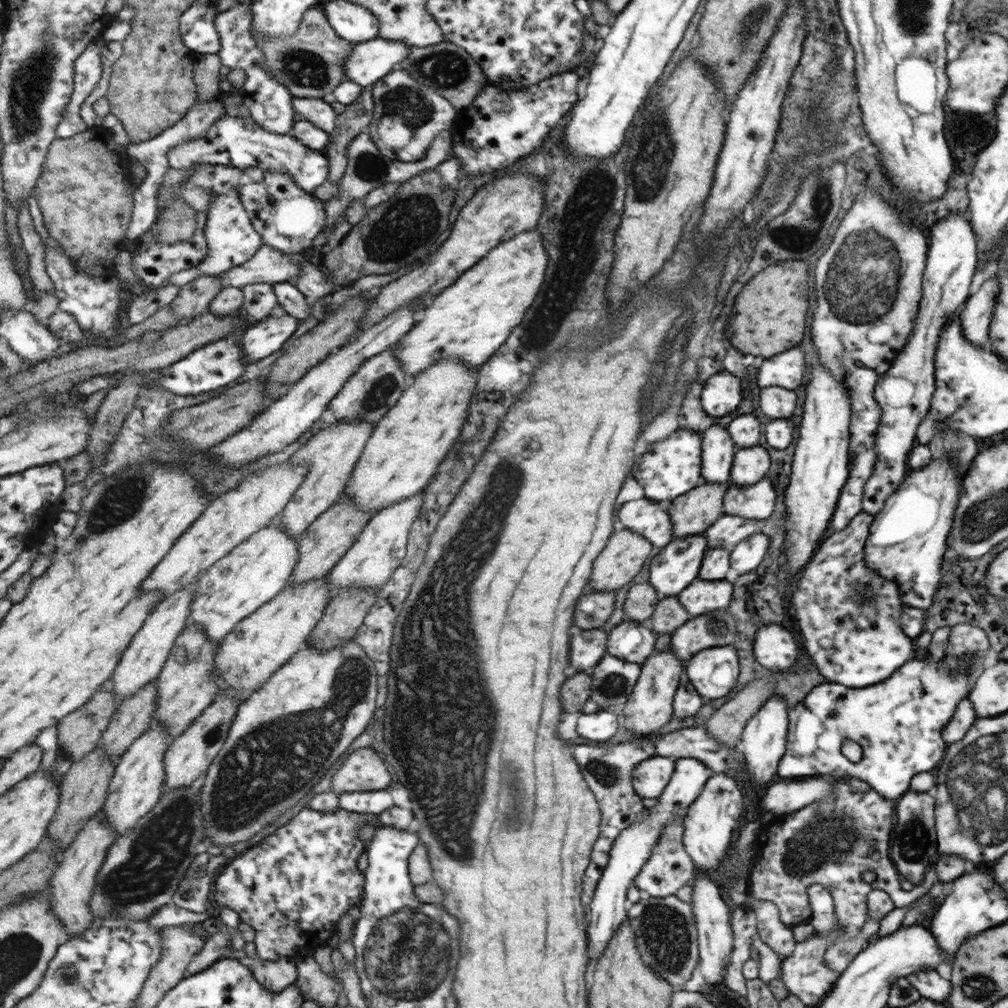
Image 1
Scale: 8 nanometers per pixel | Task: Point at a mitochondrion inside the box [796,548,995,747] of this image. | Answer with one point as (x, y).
(869, 594)

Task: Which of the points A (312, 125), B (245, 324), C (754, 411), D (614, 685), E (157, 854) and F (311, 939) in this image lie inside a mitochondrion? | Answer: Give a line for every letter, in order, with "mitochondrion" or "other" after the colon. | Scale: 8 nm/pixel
A: other
B: other
C: other
D: mitochondrion
E: mitochondrion
F: other

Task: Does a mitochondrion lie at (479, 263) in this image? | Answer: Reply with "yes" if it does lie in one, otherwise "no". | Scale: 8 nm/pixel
no

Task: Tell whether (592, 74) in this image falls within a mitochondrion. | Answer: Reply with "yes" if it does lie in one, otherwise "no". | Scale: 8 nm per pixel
no

